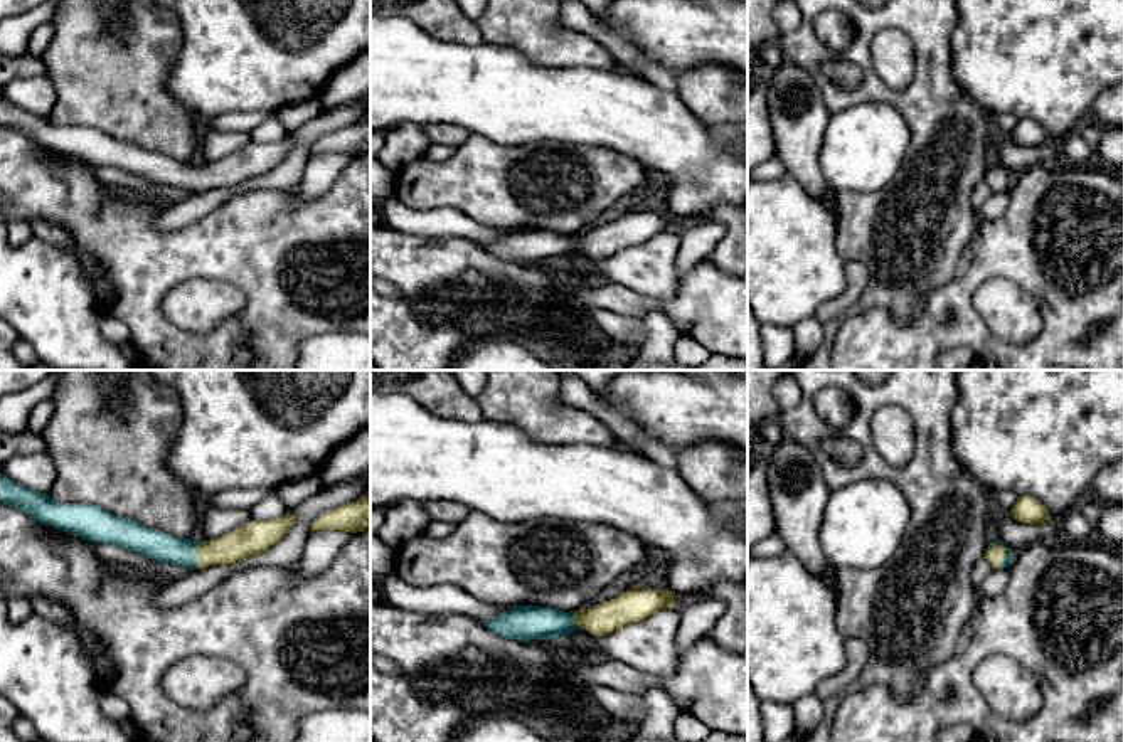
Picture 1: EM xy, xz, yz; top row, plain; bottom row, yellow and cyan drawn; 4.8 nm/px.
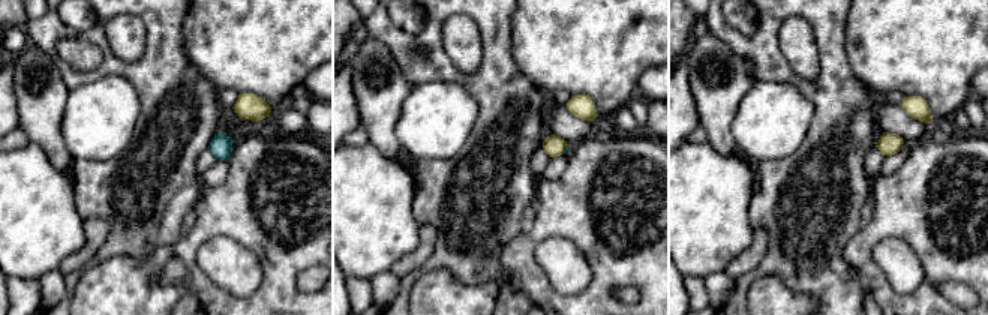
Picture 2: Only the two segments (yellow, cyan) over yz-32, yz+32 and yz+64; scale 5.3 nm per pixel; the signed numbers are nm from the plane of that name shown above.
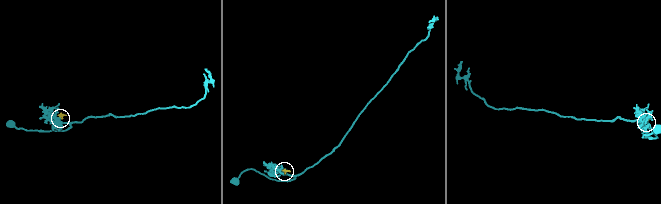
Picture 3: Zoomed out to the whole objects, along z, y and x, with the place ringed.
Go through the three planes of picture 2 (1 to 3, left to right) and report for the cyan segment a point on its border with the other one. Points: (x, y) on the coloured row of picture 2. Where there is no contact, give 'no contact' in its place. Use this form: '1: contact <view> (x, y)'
1: no contact
2: contact yz+32 (564, 147)
3: no contact

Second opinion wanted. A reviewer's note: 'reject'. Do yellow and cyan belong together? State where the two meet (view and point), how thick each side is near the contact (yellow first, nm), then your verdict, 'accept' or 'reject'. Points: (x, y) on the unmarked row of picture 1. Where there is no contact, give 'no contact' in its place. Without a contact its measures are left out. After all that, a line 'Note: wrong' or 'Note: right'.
yz (1004, 174) | 90/50 nm | accept
Note: wrong

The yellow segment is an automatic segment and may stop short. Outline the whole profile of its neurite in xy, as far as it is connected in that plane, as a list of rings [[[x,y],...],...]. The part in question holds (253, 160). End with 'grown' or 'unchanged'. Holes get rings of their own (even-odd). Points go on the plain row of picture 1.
[[[0,96],[0,126],[15,130],[44,148],[76,156],[88,165],[113,167],[157,185],[194,192],[236,187],[273,170],[295,148],[288,133],[269,145],[247,145],[219,162],[197,165],[148,151],[91,126],[61,126]]]; grown

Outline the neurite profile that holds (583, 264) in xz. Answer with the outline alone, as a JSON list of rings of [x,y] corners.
[[[576,252],[567,257],[569,268],[581,278],[596,278],[594,257],[586,252]]]

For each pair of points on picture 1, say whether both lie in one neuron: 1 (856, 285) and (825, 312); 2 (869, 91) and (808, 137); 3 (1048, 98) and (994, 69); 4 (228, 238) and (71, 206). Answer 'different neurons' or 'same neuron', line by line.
1: same neuron
2: different neurons
3: same neuron
4: same neuron

